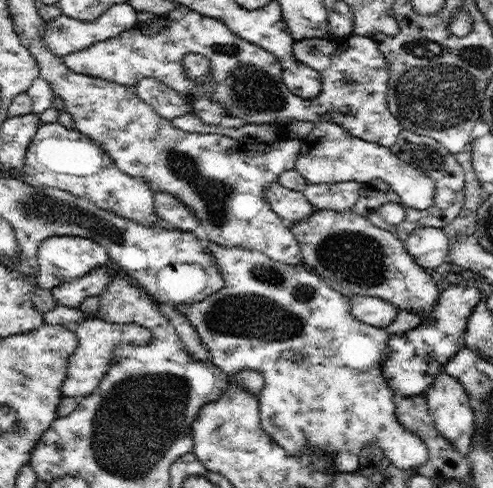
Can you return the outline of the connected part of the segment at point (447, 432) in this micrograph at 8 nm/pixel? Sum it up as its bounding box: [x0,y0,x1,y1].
[425,370,476,455]

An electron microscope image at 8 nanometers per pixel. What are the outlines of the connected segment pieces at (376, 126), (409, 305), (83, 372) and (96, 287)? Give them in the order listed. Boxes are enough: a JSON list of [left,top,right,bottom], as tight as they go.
[[62,5,403,147],[292,210,442,324],[62,318,153,398],[51,270,110,309]]

